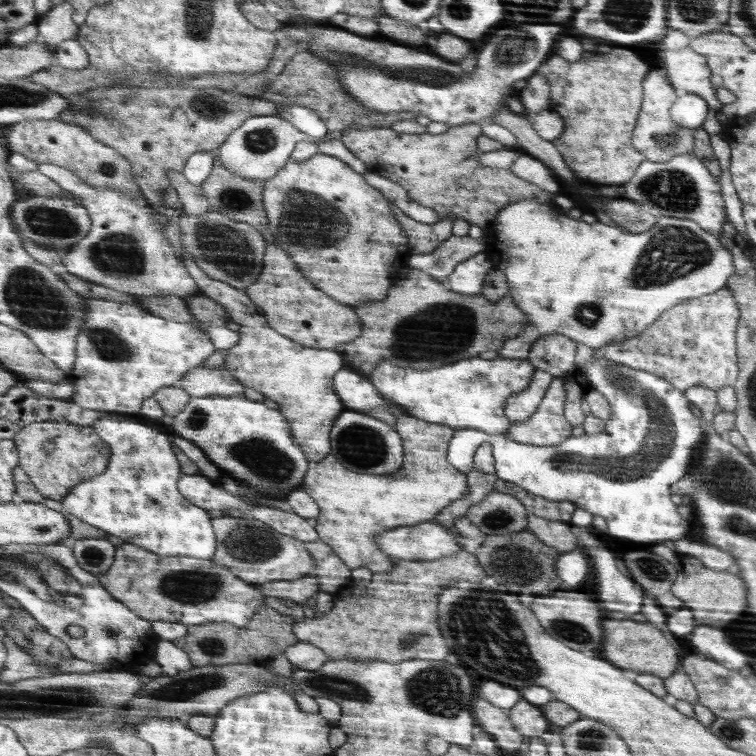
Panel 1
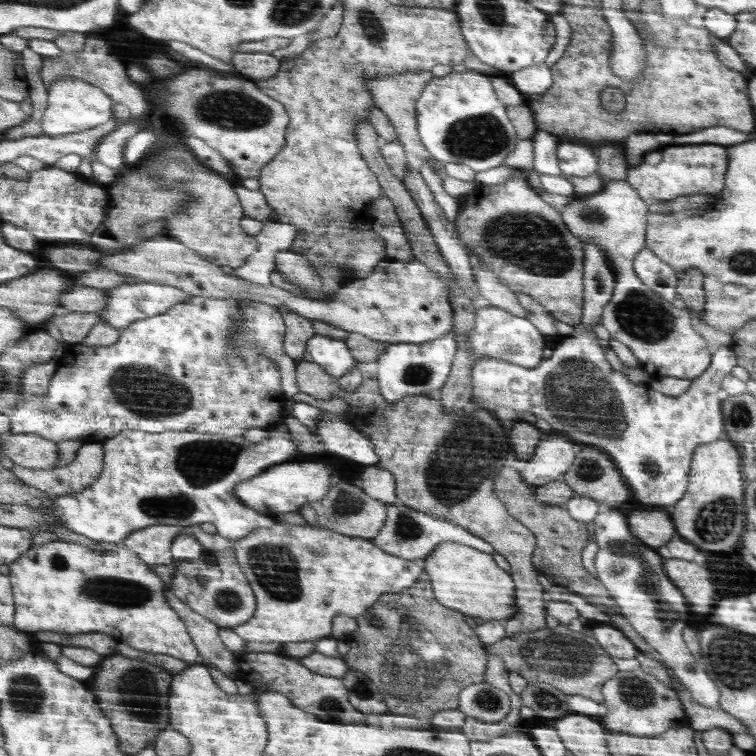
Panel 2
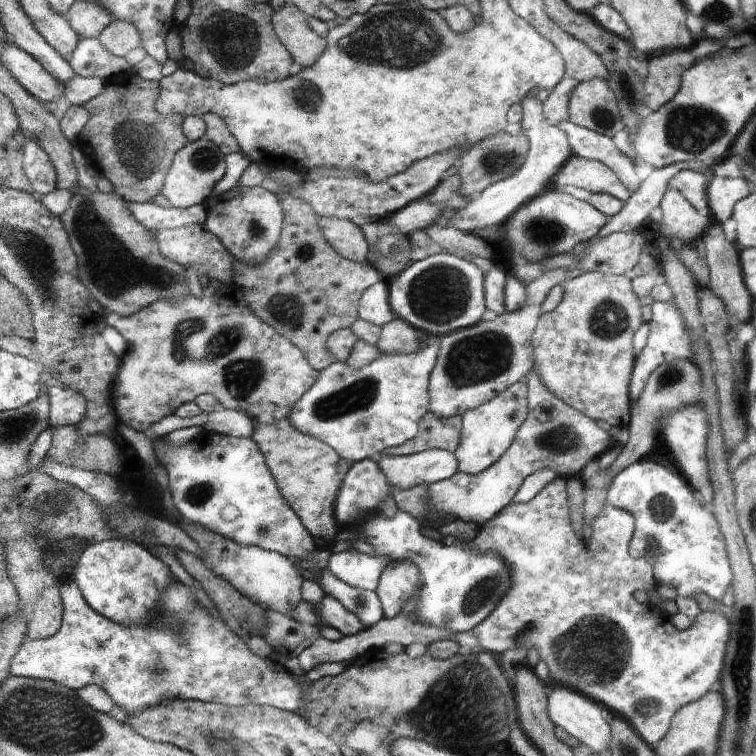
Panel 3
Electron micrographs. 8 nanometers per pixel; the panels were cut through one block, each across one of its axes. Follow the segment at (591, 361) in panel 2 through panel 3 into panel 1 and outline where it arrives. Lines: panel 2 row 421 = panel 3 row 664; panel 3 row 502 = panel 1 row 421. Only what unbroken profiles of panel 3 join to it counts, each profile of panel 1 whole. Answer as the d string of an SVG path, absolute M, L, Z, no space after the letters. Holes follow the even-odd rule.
M561 377L553 380L536 414L528 422L513 422L505 436L522 444L539 447L558 446L577 432L568 424L564 405L567 392Z

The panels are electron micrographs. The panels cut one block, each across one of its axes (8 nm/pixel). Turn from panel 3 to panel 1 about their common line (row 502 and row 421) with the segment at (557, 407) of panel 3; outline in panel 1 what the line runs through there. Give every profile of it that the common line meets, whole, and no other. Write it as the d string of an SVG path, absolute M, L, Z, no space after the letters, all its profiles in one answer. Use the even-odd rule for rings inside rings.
M475 357L428 371L398 368L398 365L384 361L377 364L368 379L383 398L399 404L406 414L420 420L450 426L454 430L474 428L486 433L506 434L513 427L506 415L506 404L514 393L525 390L532 383L536 370L537 366L527 359L501 357L495 360Z

